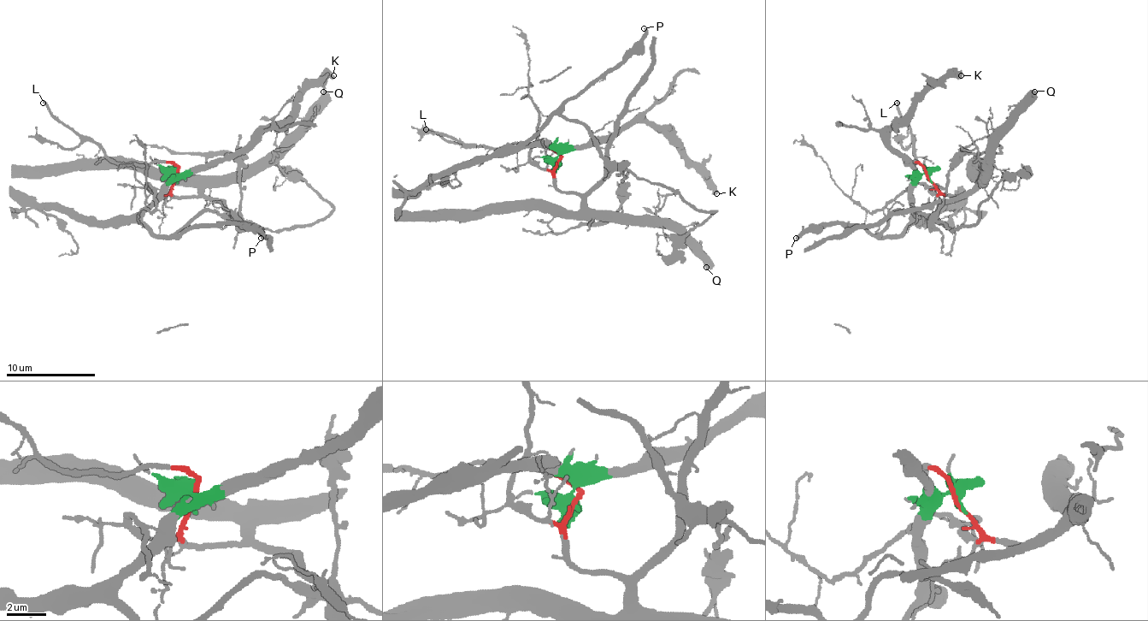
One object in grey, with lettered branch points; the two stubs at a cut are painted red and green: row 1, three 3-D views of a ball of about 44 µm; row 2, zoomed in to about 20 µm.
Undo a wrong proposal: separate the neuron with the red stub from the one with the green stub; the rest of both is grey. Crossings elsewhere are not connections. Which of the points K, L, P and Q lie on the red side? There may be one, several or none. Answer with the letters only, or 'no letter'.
L, Q

